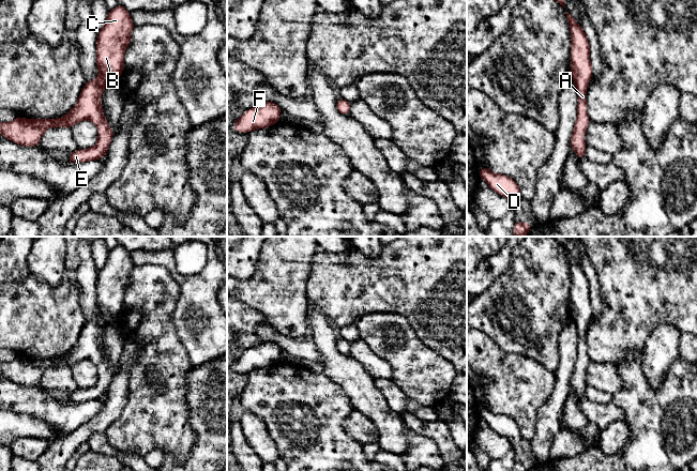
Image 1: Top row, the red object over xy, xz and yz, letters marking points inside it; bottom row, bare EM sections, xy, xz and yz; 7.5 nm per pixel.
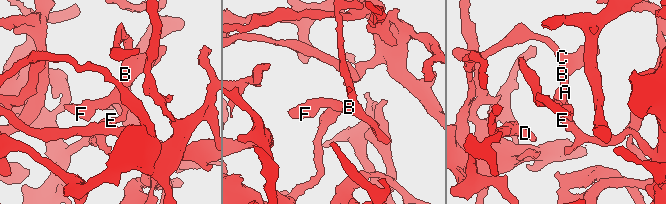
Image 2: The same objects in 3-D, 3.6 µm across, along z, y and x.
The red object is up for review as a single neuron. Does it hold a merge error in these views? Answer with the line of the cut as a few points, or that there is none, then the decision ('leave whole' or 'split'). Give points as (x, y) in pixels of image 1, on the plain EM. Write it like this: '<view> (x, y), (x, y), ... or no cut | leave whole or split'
no cut | leave whole

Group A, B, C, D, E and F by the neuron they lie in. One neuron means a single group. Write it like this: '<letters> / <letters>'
A B C D E F

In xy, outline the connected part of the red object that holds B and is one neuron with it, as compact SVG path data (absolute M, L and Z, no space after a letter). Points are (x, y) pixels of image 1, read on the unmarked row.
M121 244L108 252L96 282L96 303L100 315L85 323L77 344L59 359L24 359L0 363L0 374L9 380L25 385L39 385L44 371L49 367L72 367L82 360L91 360L99 369L95 385L70 394L69 401L82 402L101 399L106 395L113 371L103 355L101 335L106 325L118 323L124 305L125 288L135 267L130 253Z

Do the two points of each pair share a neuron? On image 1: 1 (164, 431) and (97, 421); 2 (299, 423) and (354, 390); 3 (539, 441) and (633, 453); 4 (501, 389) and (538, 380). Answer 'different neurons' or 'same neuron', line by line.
1: different neurons
2: different neurons
3: different neurons
4: same neuron

